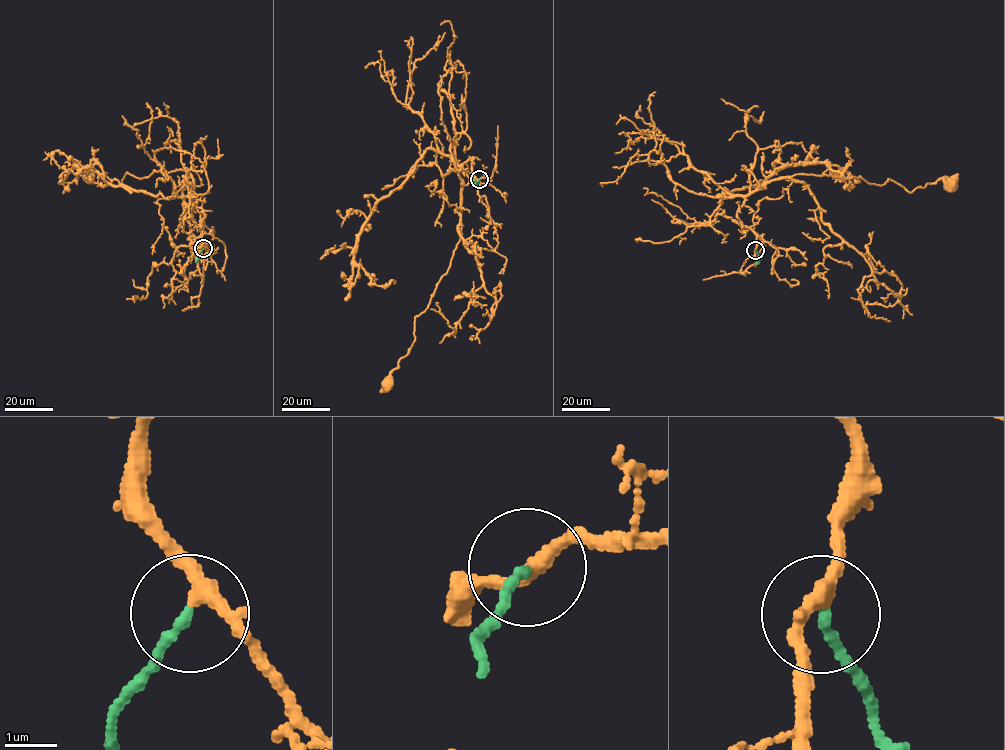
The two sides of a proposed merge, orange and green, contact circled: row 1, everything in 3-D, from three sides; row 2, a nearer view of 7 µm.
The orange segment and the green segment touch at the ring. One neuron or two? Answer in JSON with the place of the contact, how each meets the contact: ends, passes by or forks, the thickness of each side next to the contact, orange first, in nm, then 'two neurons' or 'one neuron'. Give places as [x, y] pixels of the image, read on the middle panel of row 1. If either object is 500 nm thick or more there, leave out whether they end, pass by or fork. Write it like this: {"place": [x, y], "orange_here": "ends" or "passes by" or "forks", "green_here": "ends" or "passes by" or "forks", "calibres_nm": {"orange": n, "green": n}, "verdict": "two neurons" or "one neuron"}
{"place": [479, 179], "orange_here": "passes by", "green_here": "ends", "calibres_nm": {"orange": 260, "green": 190}, "verdict": "one neuron"}

